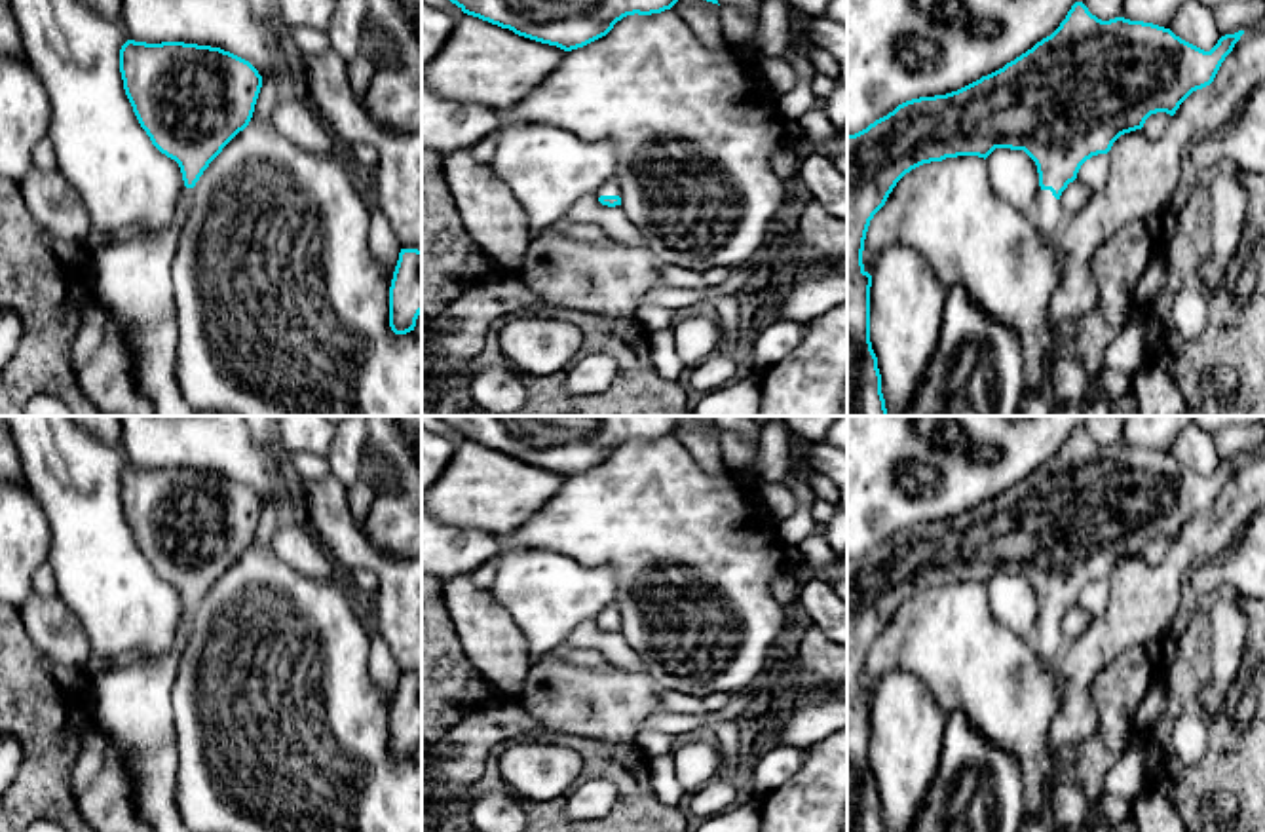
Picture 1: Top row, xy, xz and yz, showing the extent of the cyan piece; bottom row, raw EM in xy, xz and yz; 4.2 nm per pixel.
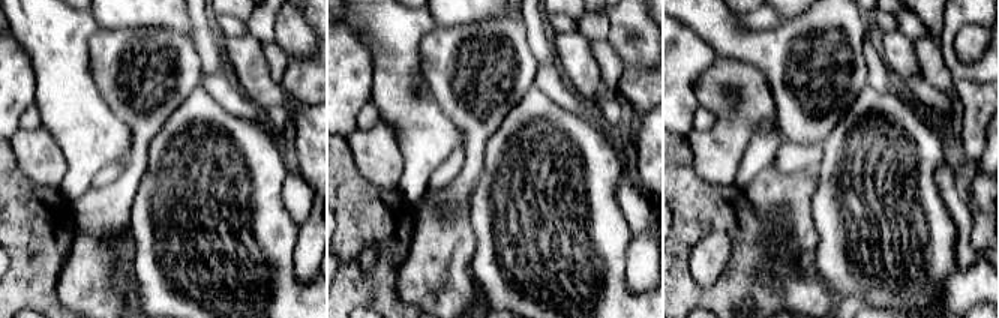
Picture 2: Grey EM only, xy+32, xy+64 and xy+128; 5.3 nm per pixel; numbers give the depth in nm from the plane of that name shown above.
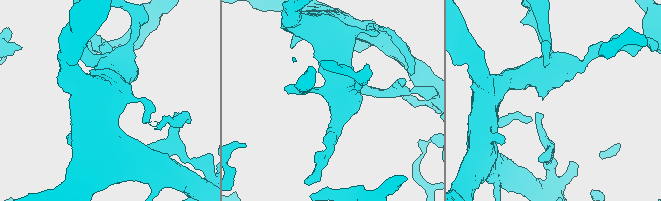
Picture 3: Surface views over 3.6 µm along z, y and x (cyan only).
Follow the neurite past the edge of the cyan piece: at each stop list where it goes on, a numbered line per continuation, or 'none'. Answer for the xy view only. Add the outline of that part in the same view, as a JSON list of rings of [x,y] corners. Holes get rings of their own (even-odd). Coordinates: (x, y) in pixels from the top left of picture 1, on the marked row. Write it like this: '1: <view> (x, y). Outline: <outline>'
1: xy (133, 278). Outline: [[[182,188],[175,220],[158,236],[112,241],[93,253],[97,300],[110,308],[133,353],[154,416],[196,416],[177,382],[173,260],[194,188]]]

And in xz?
1: xz (612, 187). Outline: [[[610,179],[606,180],[598,190],[596,190],[596,198],[600,196],[619,196],[621,198],[621,184],[617,179]]]

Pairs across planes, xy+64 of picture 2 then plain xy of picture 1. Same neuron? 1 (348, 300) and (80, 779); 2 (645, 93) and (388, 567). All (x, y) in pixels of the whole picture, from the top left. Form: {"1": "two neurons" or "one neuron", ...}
{"1": "two neurons", "2": "two neurons"}

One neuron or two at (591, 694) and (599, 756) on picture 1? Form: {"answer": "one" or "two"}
{"answer": "two"}

